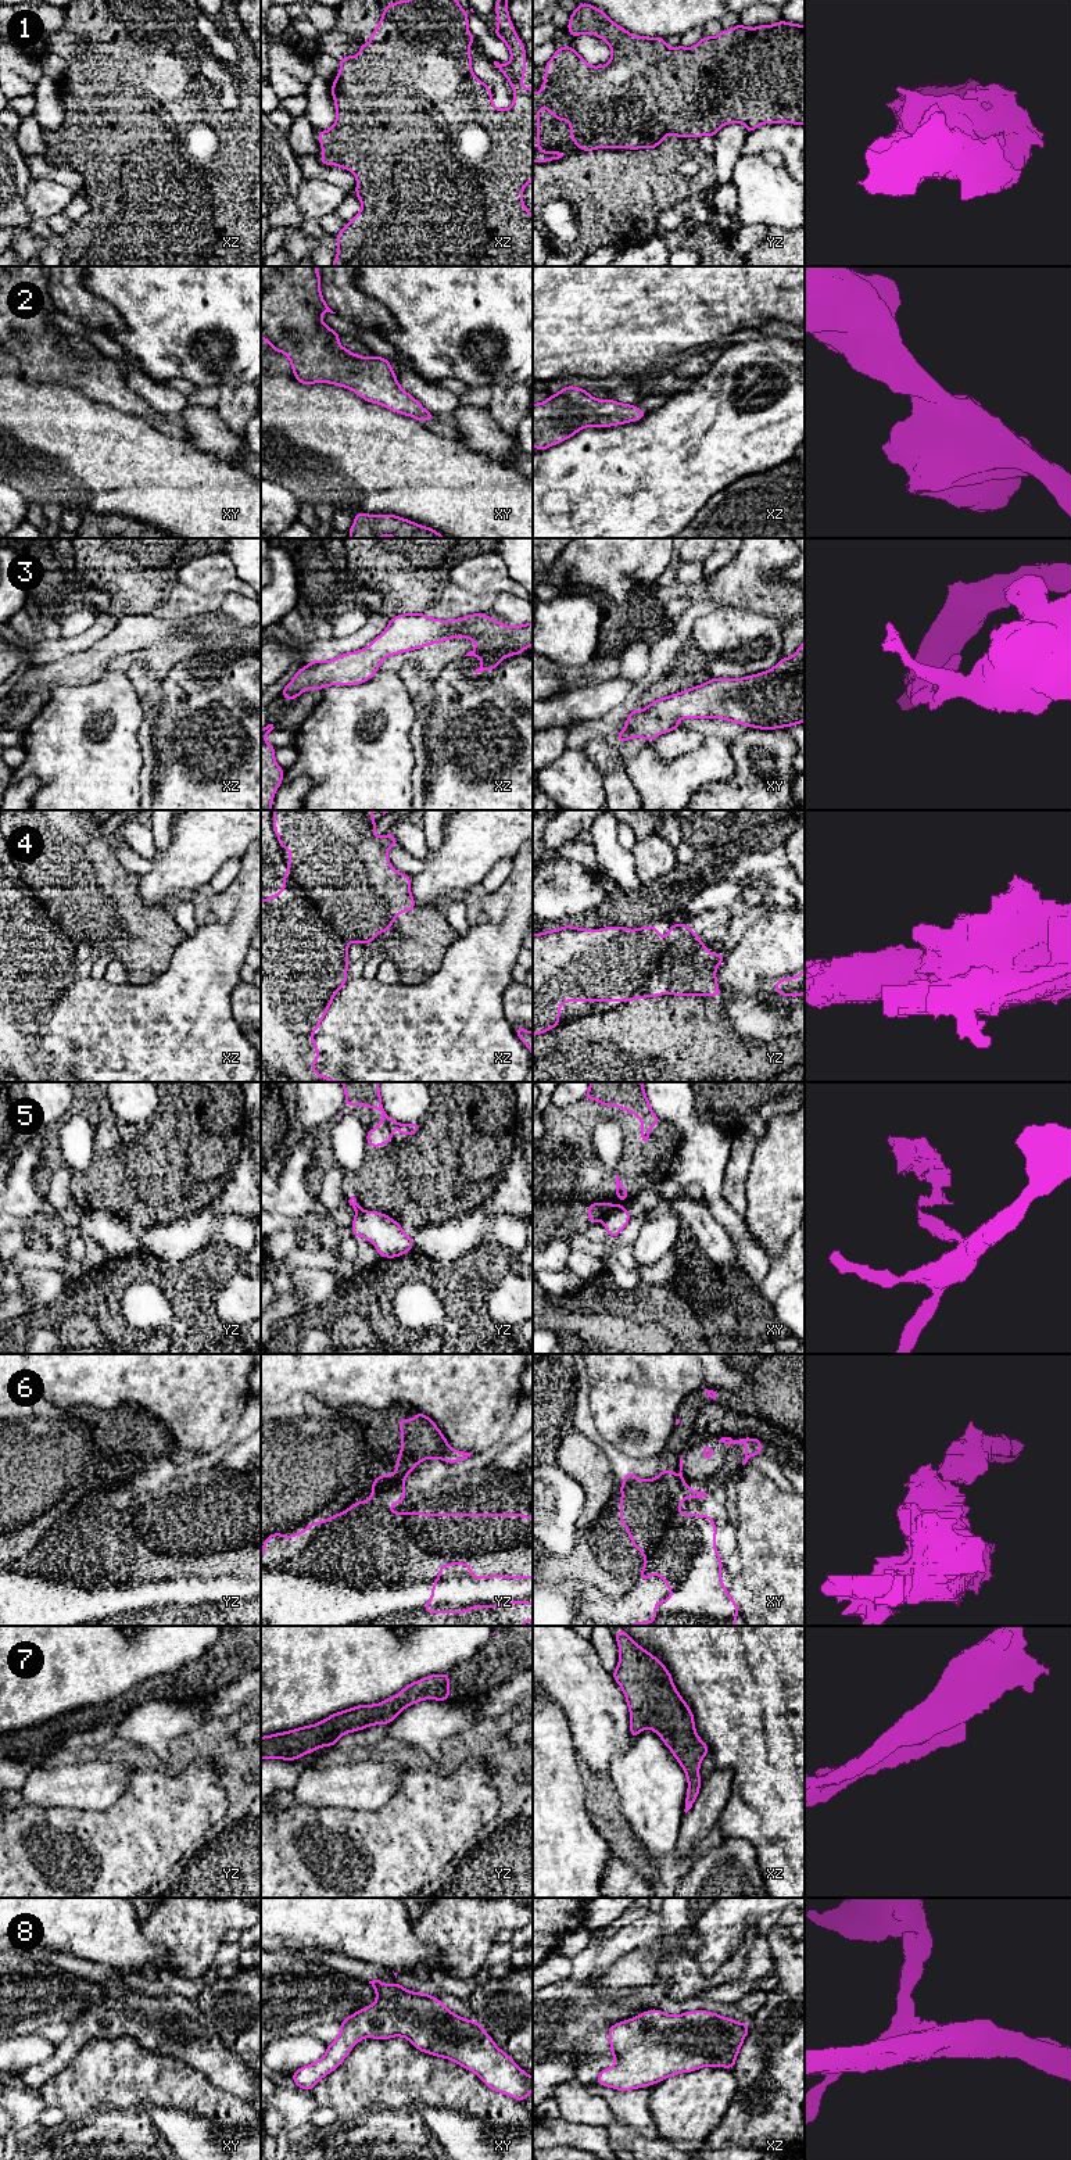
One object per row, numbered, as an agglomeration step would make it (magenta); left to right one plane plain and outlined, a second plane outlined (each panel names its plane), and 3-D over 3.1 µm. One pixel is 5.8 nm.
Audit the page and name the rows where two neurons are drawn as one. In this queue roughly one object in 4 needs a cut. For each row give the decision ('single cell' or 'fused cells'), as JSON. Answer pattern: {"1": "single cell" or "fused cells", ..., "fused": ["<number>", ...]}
{"1": "single cell", "2": "single cell", "3": "single cell", "4": "fused cells", "5": "fused cells", "6": "fused cells", "7": "single cell", "8": "single cell", "fused": ["4", "5", "6"]}

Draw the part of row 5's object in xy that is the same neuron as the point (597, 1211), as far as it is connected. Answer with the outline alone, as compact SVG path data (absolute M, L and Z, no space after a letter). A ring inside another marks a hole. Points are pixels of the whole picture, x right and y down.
M592 1203L588 1206L588 1224L602 1221L612 1210L619 1207L610 1203Z

